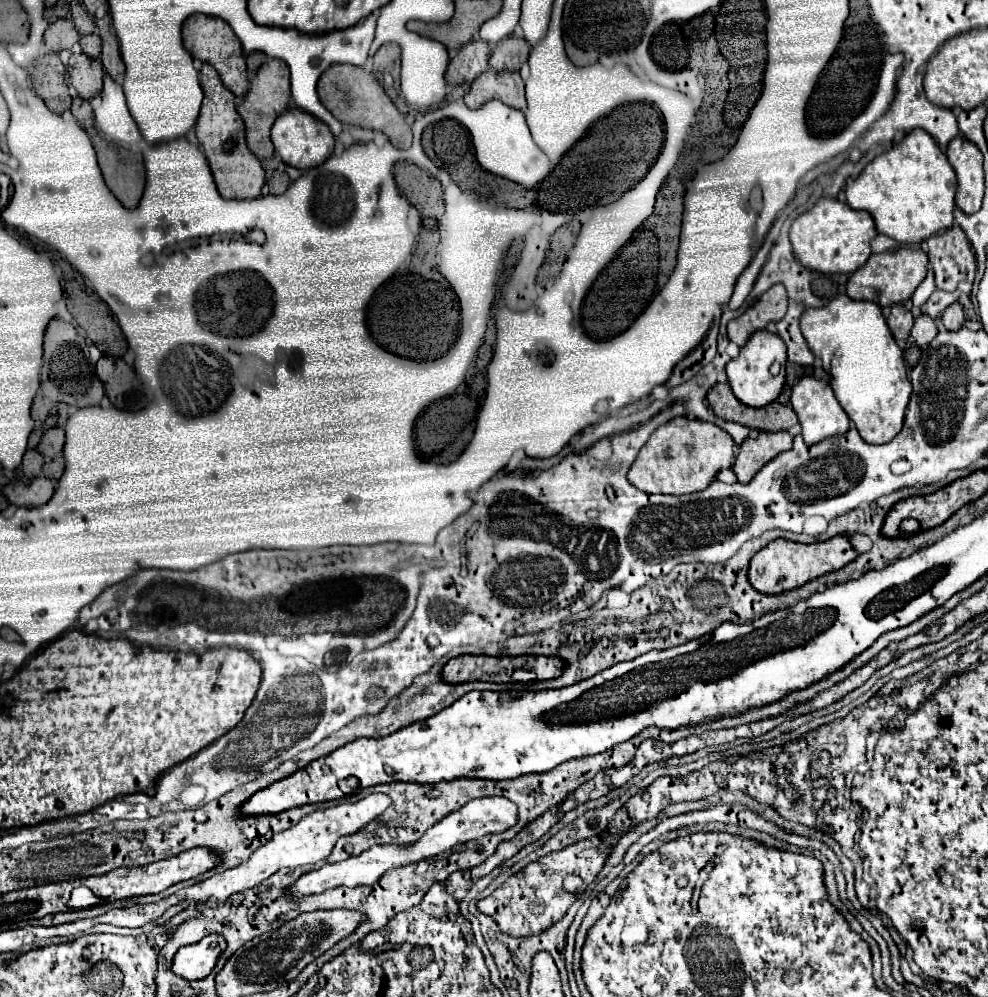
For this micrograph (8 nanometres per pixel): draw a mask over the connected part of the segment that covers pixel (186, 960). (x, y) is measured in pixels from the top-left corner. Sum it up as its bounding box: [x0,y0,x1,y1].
[173,934,227,980]

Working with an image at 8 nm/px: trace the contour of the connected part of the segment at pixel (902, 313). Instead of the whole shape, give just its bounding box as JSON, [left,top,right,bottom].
[887,304,913,340]

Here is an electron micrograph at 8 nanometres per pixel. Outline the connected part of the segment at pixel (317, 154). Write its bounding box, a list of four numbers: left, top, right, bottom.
[271,106,335,170]

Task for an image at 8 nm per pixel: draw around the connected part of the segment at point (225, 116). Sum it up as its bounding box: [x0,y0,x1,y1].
[195,64,265,200]

